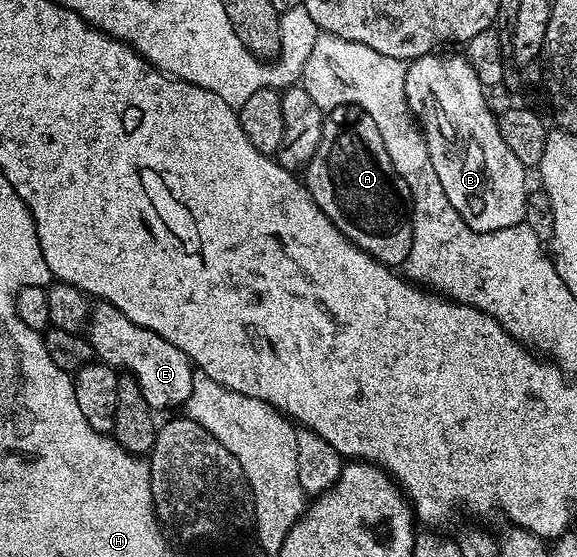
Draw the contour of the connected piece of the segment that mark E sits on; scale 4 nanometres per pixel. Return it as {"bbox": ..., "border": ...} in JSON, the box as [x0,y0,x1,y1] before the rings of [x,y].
{"bbox":[86,302,197,413],"border":[[[97,302],[88,317],[86,338],[99,362],[135,377],[138,389],[142,389],[146,397],[146,405],[150,405],[153,412],[172,413],[175,407],[183,408],[187,404],[197,372],[186,353],[182,353],[178,345],[170,345],[166,337],[158,337],[150,329],[134,325],[134,321],[130,321],[126,313],[114,309],[114,305]]]}

